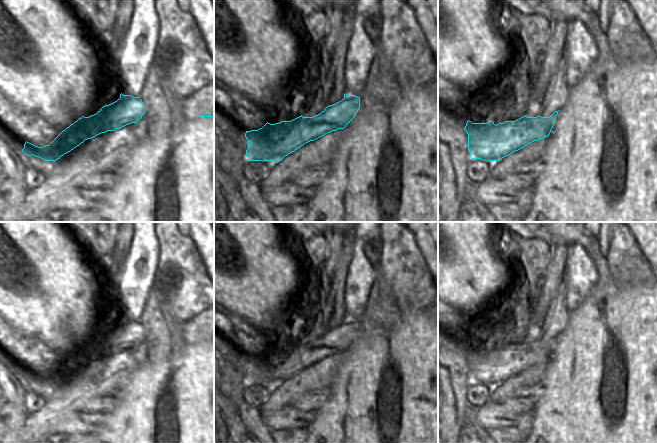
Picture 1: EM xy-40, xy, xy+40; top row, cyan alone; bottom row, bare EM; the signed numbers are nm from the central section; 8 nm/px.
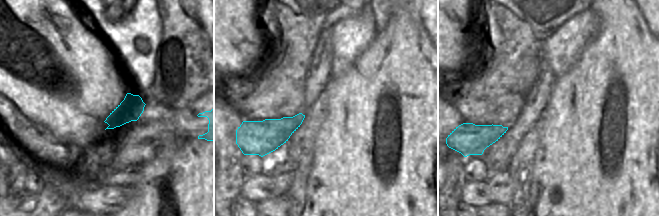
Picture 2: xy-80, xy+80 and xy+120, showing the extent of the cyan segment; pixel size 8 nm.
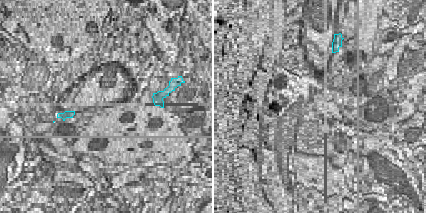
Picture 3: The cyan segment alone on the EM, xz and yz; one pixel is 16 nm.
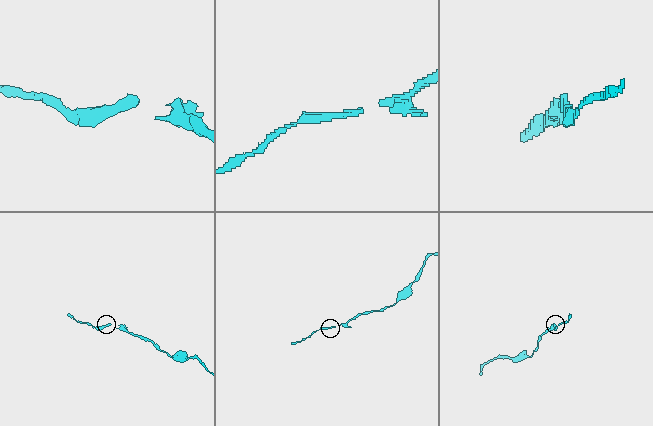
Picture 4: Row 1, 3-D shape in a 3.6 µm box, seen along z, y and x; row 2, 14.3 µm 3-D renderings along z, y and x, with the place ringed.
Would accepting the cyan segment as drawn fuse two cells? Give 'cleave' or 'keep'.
keep

